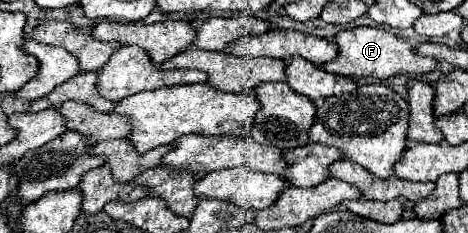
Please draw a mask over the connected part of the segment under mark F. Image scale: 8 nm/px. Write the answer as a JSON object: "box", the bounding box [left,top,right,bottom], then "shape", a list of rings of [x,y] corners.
{"box":[324,27,438,79],"shape":[[[354,27],[348,31],[340,31],[336,35],[338,43],[338,57],[324,65],[326,71],[348,75],[348,77],[372,77],[372,79],[388,79],[394,75],[410,75],[410,77],[422,77],[436,71],[438,61],[430,57],[418,55],[412,45],[394,33],[382,29],[382,27]]]}

